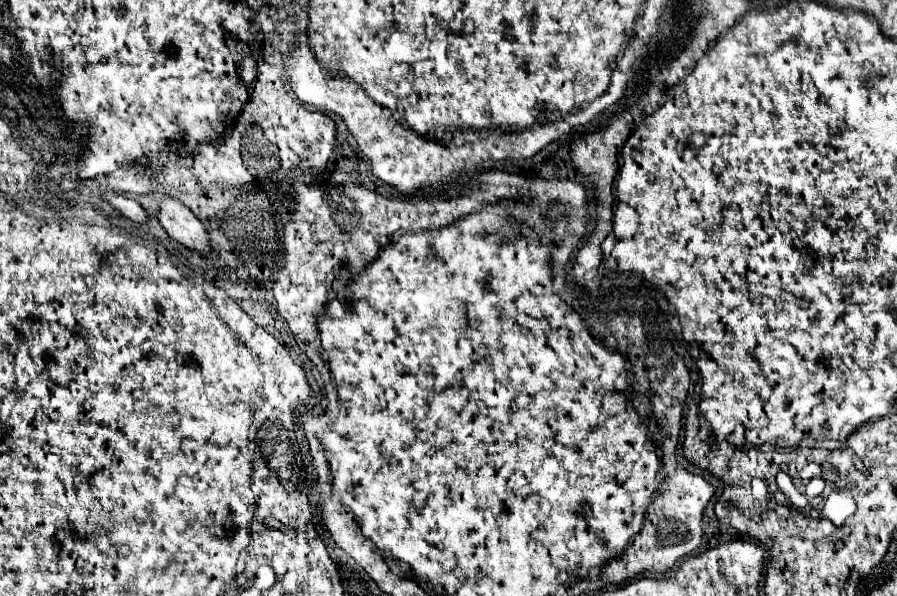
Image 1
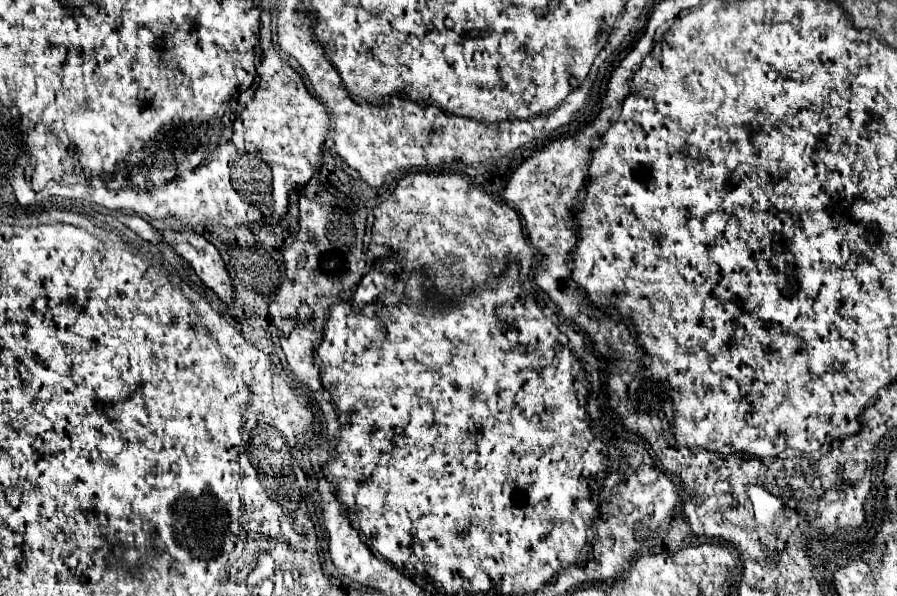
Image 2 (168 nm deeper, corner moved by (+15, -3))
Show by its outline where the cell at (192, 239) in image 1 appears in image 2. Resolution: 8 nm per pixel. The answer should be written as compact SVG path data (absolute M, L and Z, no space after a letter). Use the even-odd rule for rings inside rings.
M163 232L165 242L183 256L197 272L197 276L203 280L205 286L209 286L225 304L231 304L233 294L233 280L229 278L229 272L223 264L221 254L213 244L209 244L203 236L195 232Z

